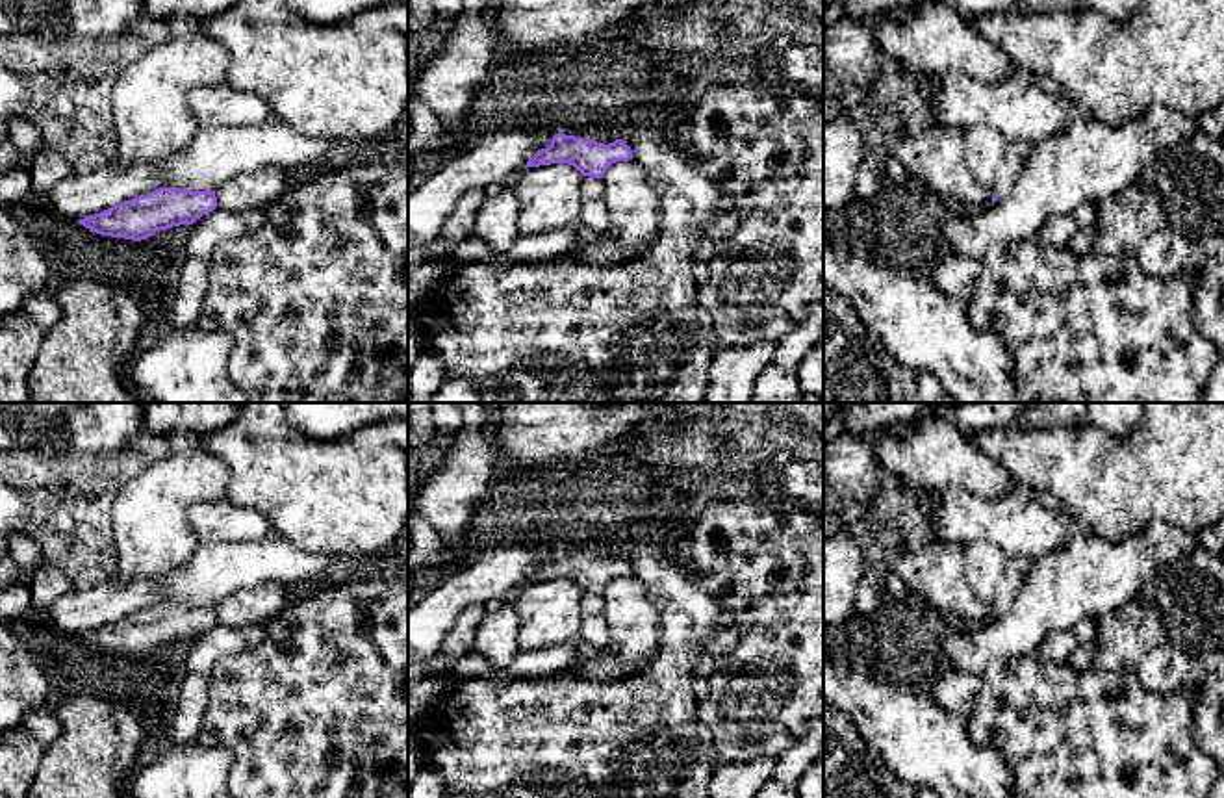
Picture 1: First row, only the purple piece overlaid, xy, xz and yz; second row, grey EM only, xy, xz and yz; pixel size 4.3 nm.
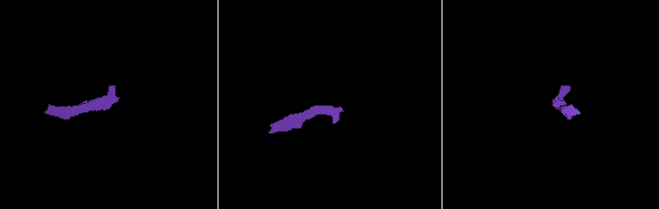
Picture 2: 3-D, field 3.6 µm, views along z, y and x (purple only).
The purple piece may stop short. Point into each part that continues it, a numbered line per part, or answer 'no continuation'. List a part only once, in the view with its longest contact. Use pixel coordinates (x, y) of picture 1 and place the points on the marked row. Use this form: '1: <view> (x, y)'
1: yz (1017, 156)

